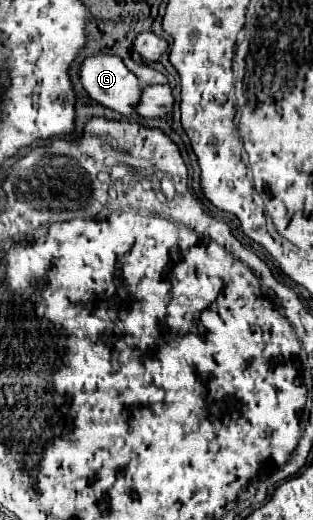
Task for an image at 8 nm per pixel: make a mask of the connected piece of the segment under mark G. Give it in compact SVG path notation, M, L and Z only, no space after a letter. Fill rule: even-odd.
M97 54L97 56L89 56L81 62L79 68L79 80L85 88L85 92L97 100L99 104L103 104L109 110L115 110L123 116L131 116L135 114L135 104L139 102L141 96L141 86L139 80L133 72L127 70L127 66L123 64L123 60L119 56L111 56L111 54Z

